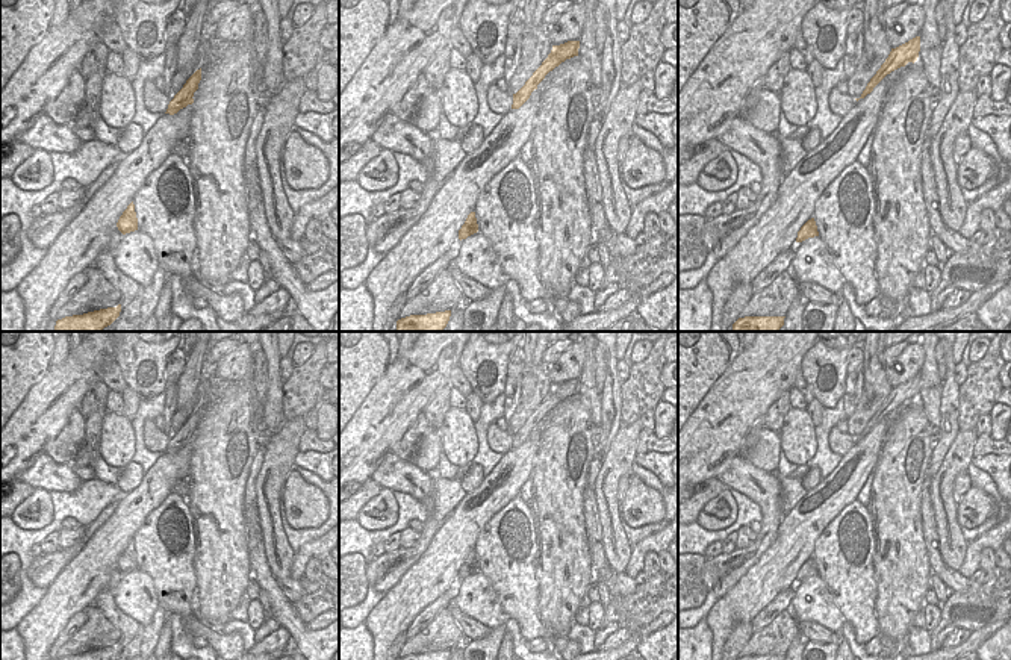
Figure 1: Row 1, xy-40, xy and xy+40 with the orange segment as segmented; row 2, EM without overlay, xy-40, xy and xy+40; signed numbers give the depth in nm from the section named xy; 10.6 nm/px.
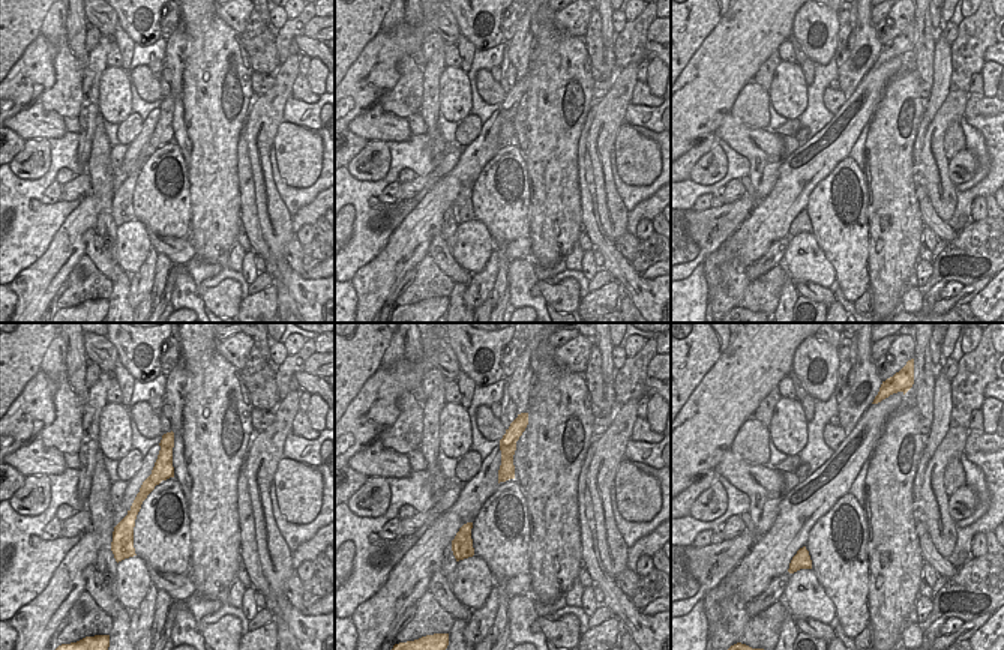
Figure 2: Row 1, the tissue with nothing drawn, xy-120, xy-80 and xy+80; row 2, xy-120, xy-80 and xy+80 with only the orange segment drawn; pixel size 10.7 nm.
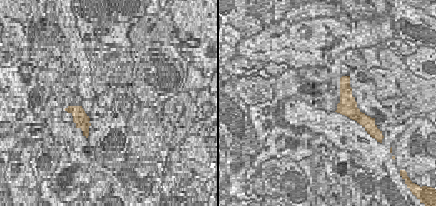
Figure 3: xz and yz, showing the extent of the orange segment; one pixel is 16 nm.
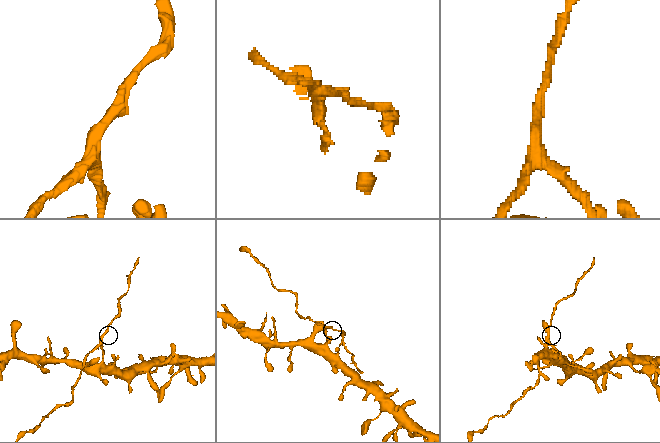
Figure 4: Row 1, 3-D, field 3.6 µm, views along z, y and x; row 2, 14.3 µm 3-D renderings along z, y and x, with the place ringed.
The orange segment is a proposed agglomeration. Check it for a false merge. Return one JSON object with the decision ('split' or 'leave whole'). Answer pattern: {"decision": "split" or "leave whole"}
{"decision": "split"}

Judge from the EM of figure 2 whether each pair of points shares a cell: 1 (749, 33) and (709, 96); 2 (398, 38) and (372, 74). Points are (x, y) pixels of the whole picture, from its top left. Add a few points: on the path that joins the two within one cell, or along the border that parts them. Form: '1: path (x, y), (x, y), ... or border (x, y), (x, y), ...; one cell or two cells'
1: path (736, 48), (712, 81); one cell
2: path (390, 47), (381, 56), (378, 65); one cell

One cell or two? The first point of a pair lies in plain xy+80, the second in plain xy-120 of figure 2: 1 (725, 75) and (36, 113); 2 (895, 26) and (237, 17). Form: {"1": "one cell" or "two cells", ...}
{"1": "two cells", "2": "one cell"}

